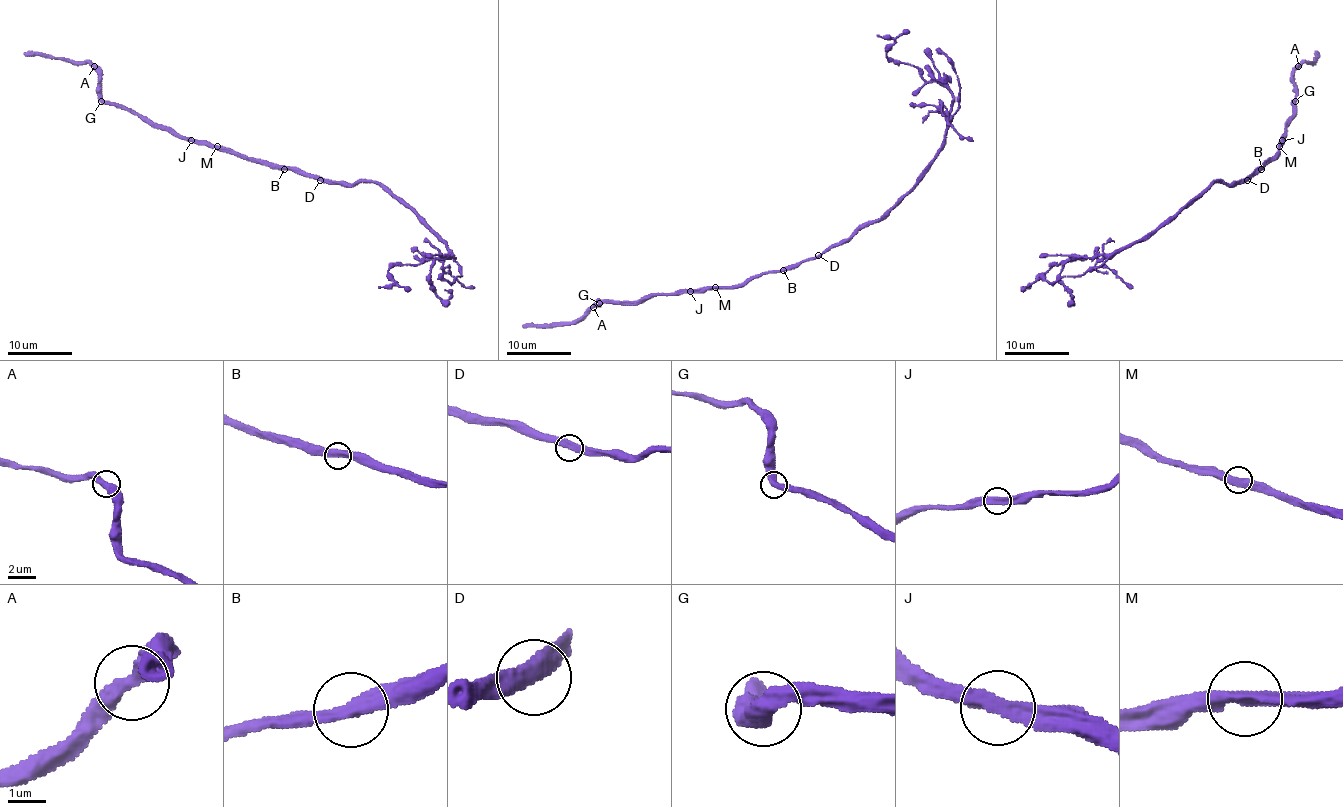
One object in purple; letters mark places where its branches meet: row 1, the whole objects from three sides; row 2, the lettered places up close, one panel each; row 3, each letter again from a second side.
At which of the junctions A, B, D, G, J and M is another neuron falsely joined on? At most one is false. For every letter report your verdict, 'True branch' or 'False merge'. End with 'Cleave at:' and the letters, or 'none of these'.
A: True branch
B: True branch
D: True branch
G: True branch
J: True branch
M: True branch
Cleave at: none of these

